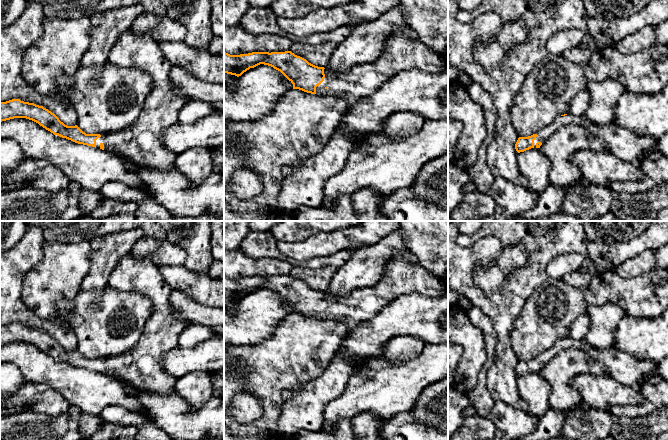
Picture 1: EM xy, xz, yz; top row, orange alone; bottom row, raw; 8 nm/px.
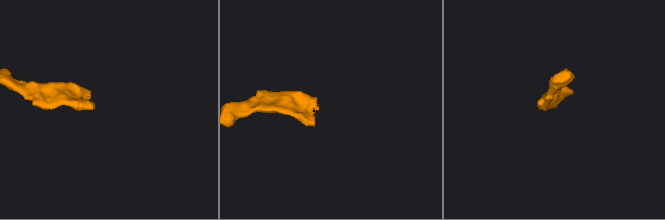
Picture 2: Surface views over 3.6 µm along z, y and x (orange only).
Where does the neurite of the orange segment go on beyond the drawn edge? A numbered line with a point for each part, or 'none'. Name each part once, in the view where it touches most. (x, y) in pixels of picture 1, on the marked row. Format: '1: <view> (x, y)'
1: yz (624, 144)

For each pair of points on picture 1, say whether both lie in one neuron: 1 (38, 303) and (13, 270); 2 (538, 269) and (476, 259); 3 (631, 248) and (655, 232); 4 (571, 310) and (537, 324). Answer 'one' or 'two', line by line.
1: two
2: one
3: one
4: one

